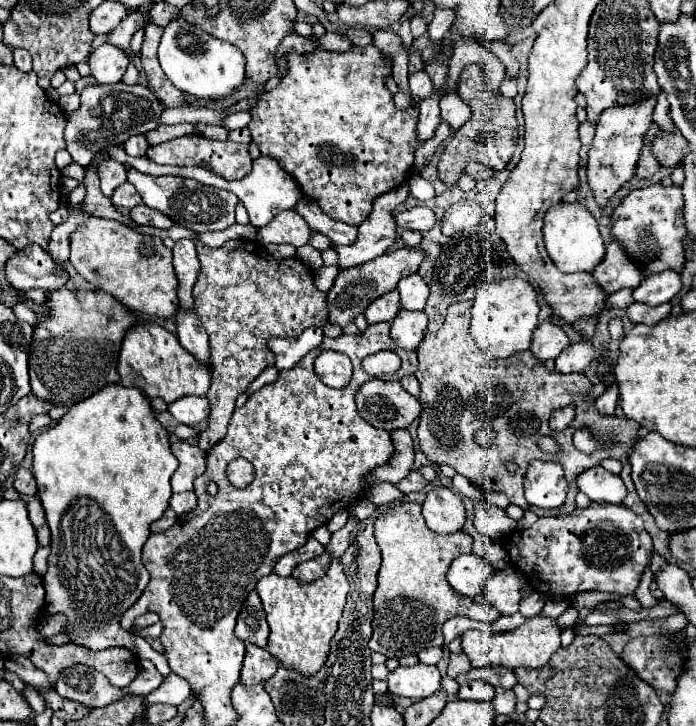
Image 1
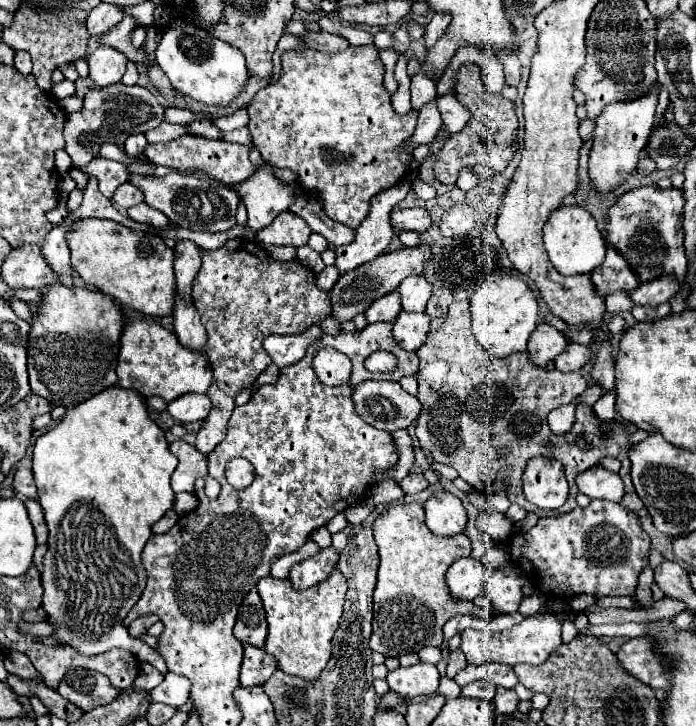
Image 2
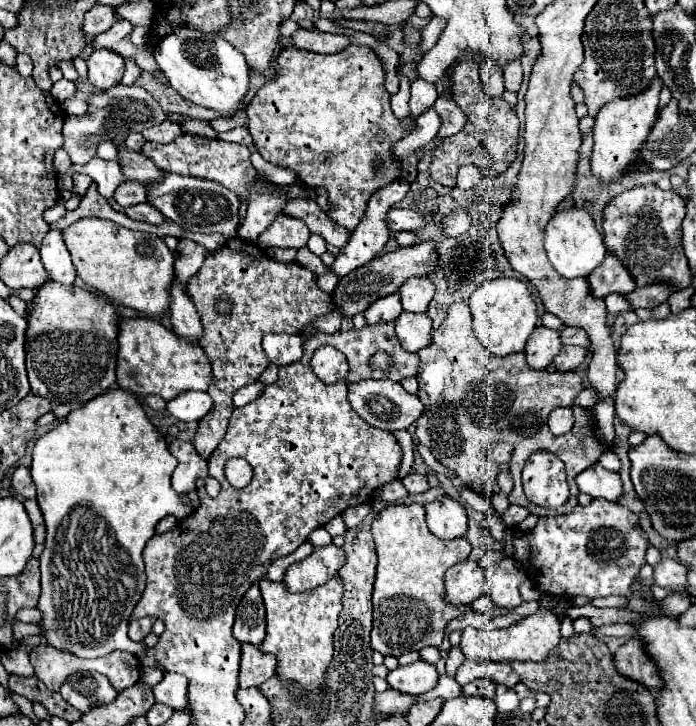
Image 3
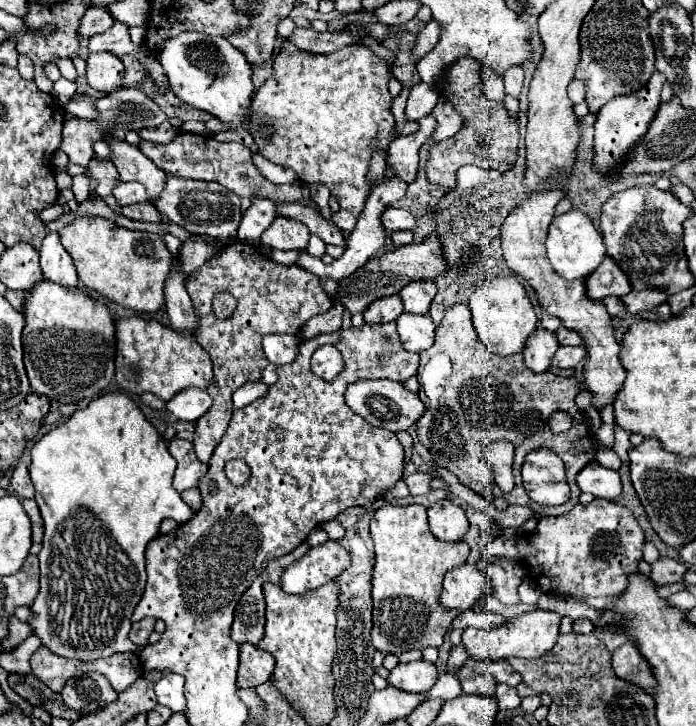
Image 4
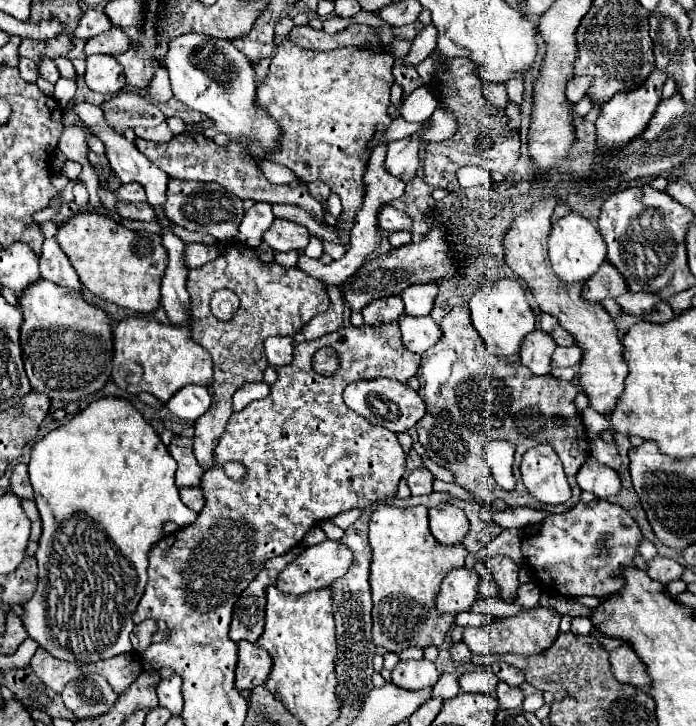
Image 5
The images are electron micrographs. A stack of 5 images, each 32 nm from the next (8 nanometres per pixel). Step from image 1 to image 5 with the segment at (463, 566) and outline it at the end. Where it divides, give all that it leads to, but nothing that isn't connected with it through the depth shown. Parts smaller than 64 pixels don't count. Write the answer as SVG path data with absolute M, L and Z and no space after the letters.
M456 568L446 574L436 606L442 612L466 612L480 596L480 576L474 568Z

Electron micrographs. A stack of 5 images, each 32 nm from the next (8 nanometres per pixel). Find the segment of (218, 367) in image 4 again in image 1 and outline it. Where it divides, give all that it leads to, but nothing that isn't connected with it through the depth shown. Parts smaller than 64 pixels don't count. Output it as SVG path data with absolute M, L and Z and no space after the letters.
M194 240L200 260L198 280L194 284L194 312L198 314L202 326L210 338L210 360L212 360L212 384L206 394L210 400L210 426L198 438L200 448L212 448L212 444L220 442L226 436L228 422L234 412L236 398L250 386L258 374L274 366L274 354L268 348L268 340L272 338L296 338L306 328L322 328L326 324L328 308L324 304L324 292L314 286L314 274L310 266L306 266L300 258L274 258L264 250L262 244L256 246L252 240L228 240L220 248L208 248L200 240Z

